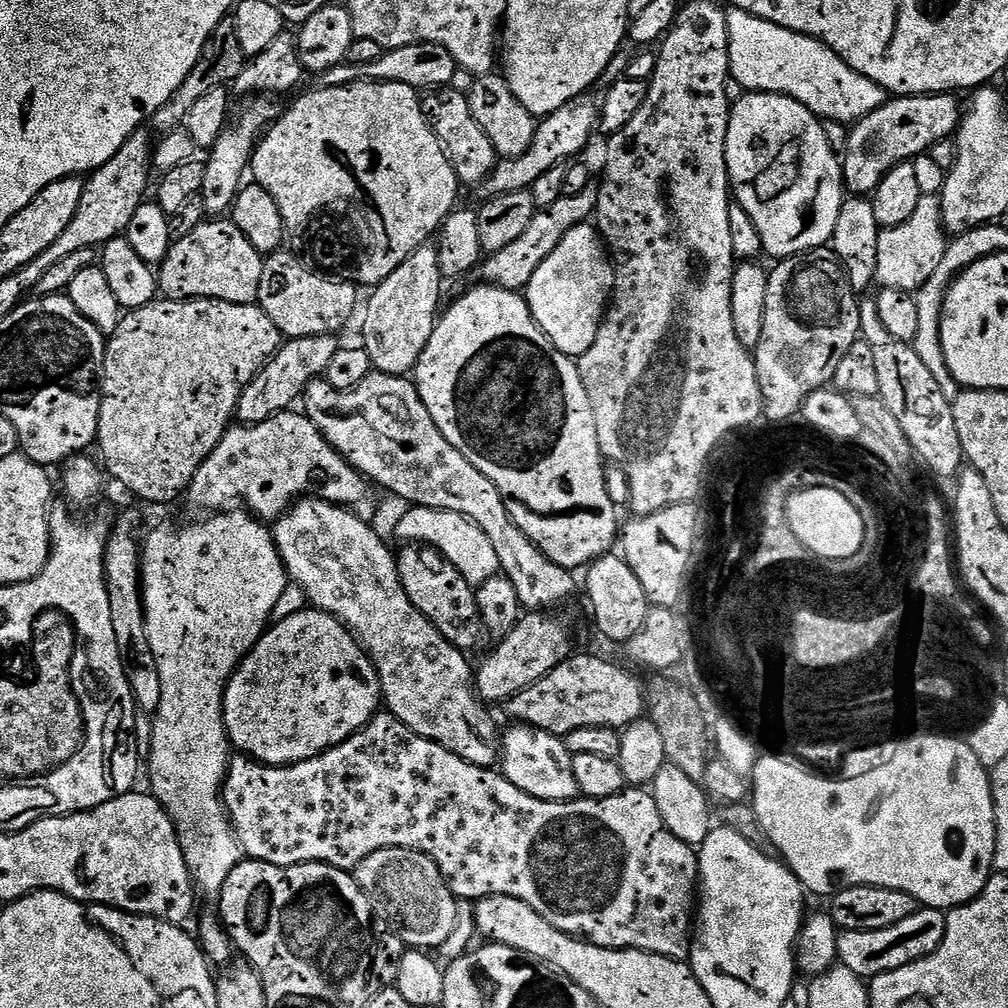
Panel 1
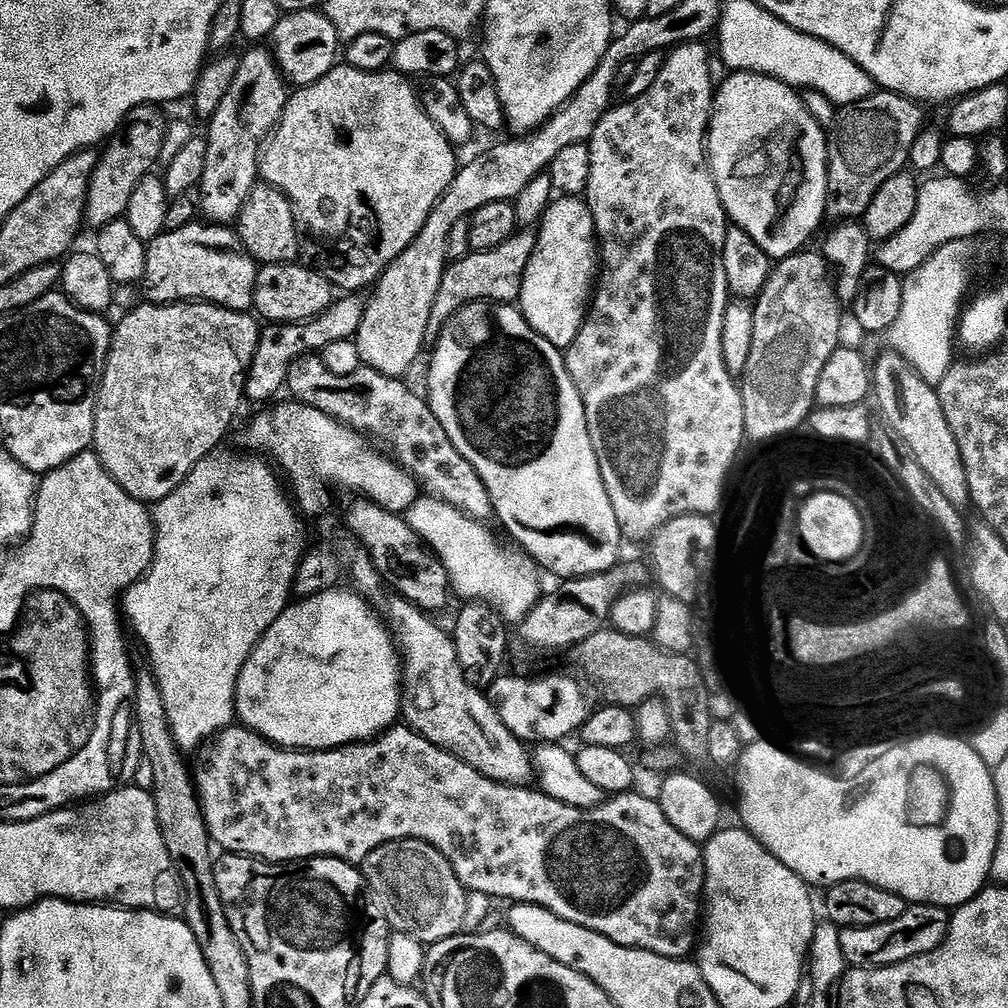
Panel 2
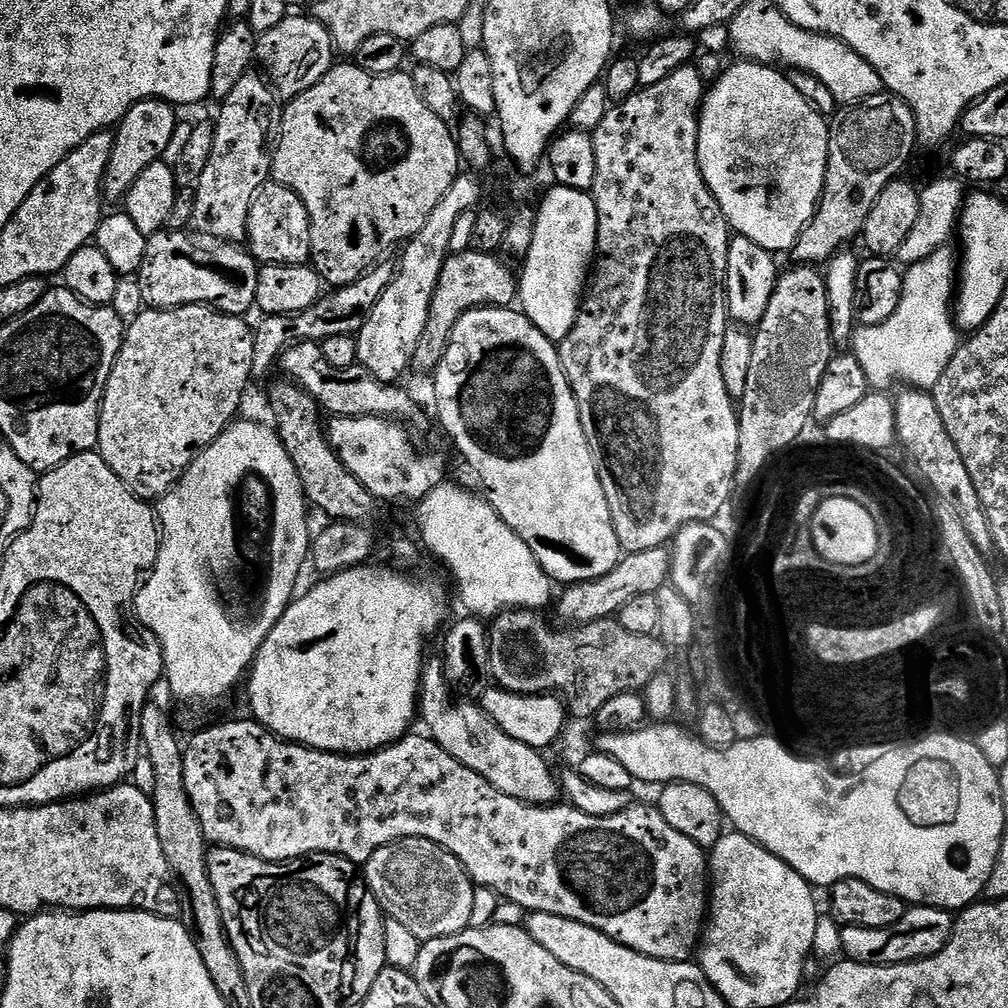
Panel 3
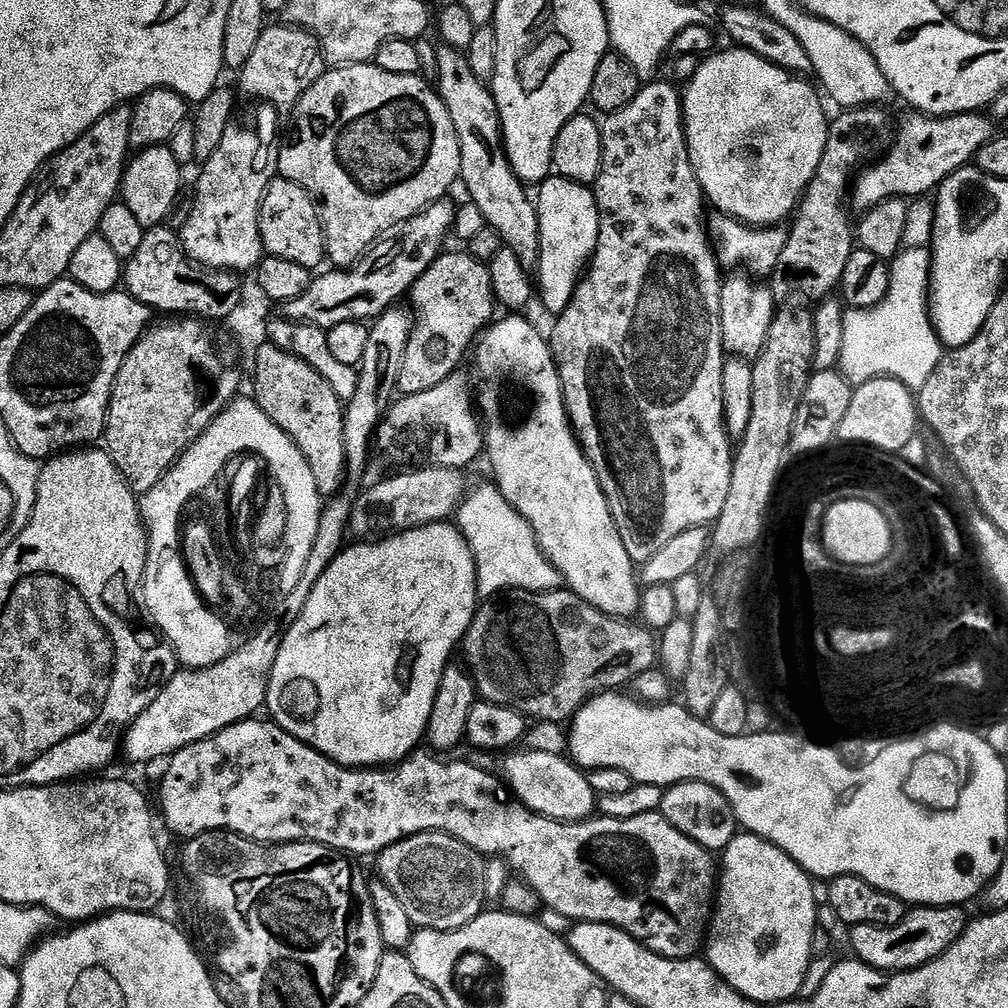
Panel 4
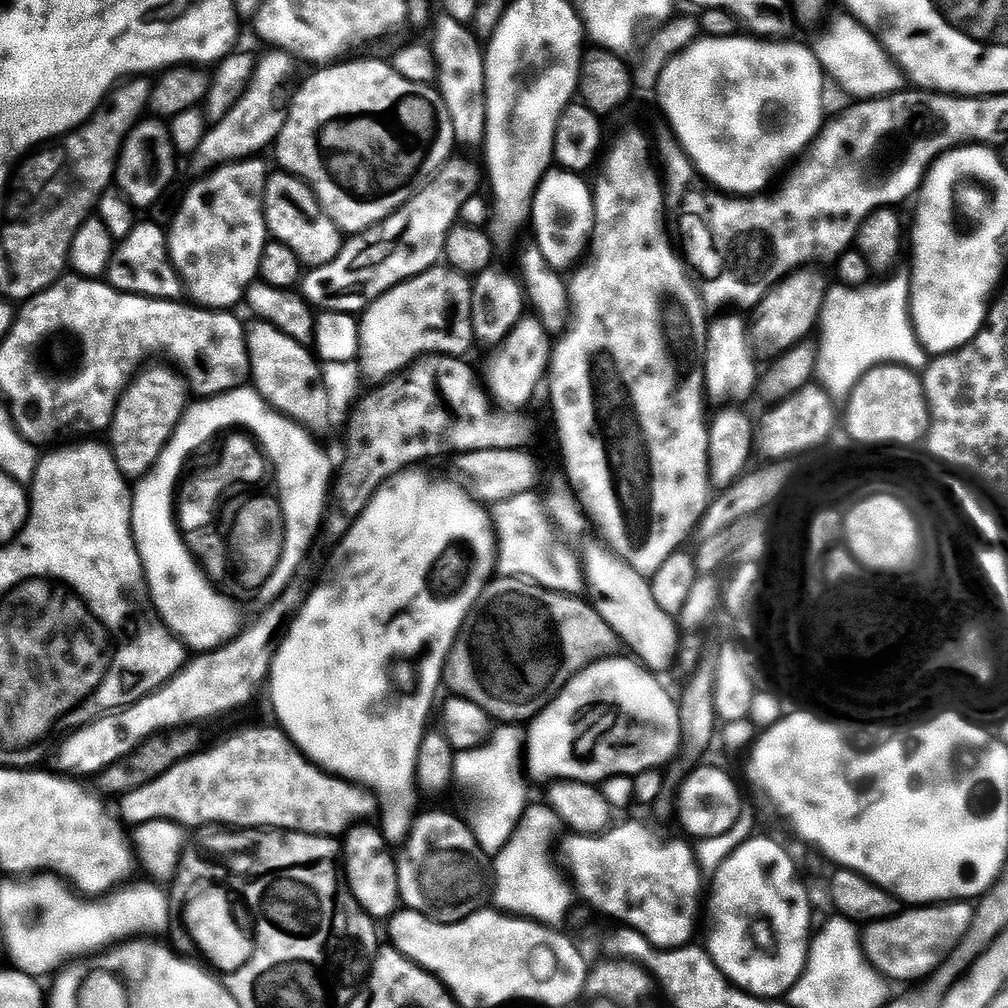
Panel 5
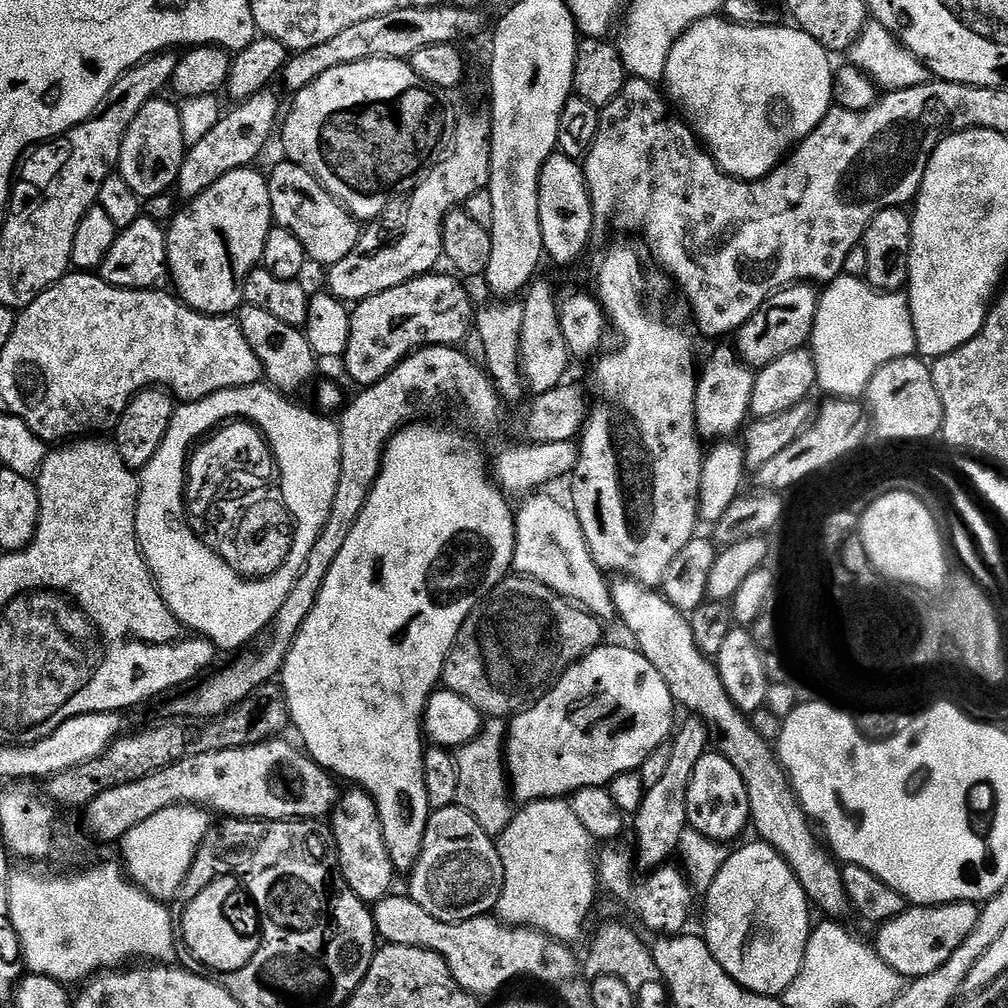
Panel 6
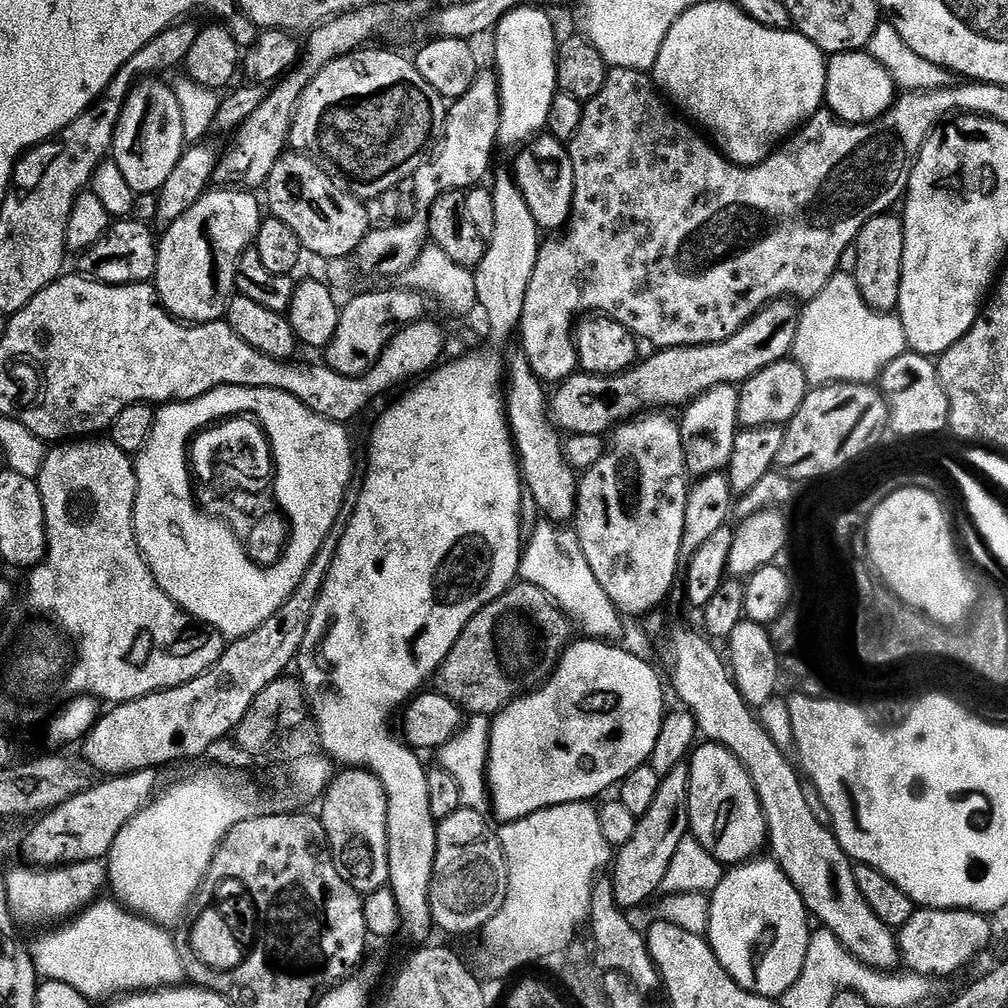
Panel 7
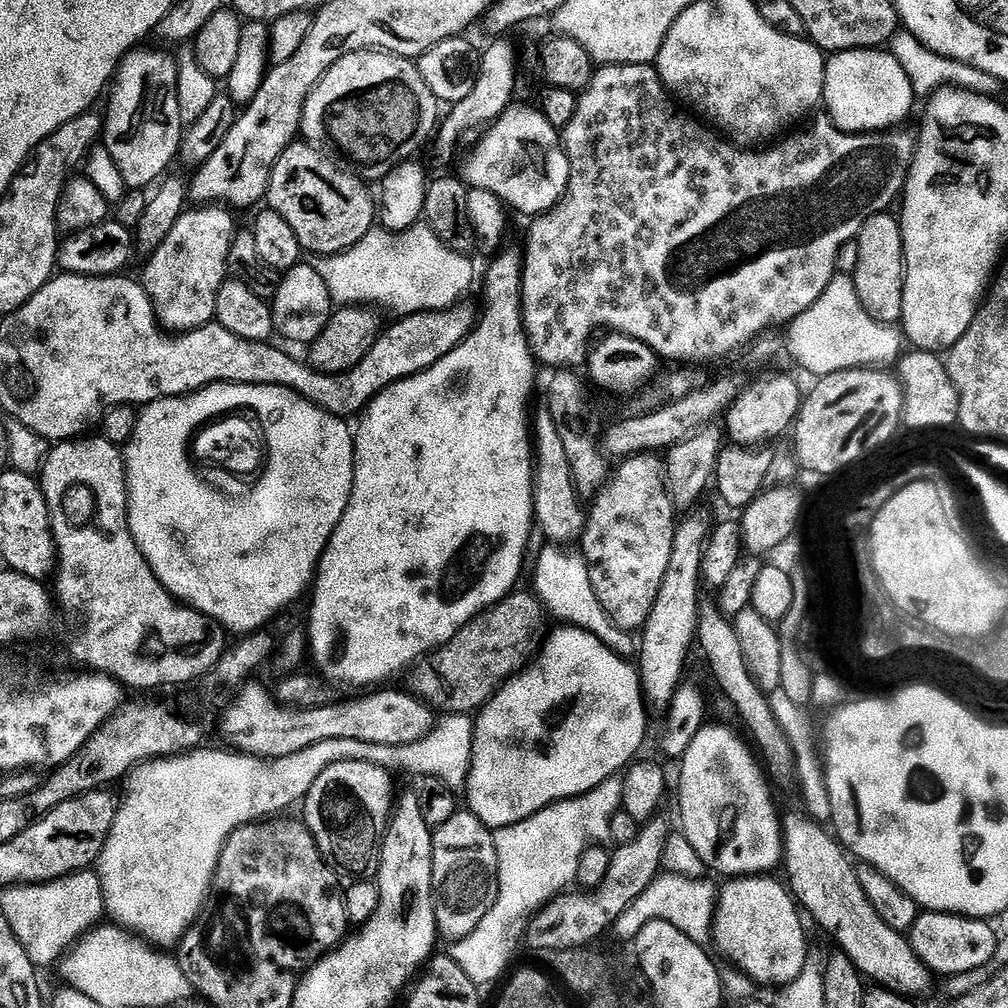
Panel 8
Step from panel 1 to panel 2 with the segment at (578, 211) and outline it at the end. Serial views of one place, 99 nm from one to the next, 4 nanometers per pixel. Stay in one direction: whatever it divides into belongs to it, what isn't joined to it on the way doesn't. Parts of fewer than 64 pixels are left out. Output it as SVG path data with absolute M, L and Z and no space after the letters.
M524 226L509 240L502 242L502 246L485 252L472 252L455 266L445 268L444 277L438 286L438 298L434 298L434 310L430 310L426 341L439 340L444 327L470 304L477 302L512 304L519 301L524 275L528 270L528 263L536 253L537 241L537 233L531 227Z

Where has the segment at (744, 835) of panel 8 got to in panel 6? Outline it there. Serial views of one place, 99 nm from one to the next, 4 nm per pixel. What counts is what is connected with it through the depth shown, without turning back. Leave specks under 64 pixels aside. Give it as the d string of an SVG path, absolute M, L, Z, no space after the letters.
M712 750L703 755L688 786L688 823L692 829L701 832L708 840L736 840L743 834L744 827L749 827L751 814L748 791L738 770L734 770L732 763L719 751Z

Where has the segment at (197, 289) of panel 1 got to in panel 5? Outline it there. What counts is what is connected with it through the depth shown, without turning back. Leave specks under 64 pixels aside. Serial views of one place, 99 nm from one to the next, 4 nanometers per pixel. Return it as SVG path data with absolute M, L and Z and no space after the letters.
M144 222L137 223L126 239L115 245L106 280L118 292L149 296L151 300L180 300L186 292L184 281L176 273L168 253L167 231L156 224Z

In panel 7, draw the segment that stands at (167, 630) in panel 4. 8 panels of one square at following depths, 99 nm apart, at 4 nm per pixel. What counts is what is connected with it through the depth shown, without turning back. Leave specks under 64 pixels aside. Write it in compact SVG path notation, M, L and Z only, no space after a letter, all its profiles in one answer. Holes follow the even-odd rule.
M215 388L196 400L169 402L157 407L150 438L134 460L134 530L136 545L140 547L140 553L144 555L148 569L154 574L160 589L193 621L212 628L229 641L258 630L258 626L262 626L262 622L274 615L305 583L307 576L304 575L308 567L315 562L320 547L327 542L344 508L344 495L352 480L352 440L348 437L348 431L345 425L335 424L314 414L314 410L302 406L298 398L273 388ZM241 408L260 412L260 416L264 416L264 424L268 424L268 432L272 432L272 440L276 440L276 456L280 456L280 480L284 480L284 488L279 488L277 496L284 508L292 512L292 520L296 520L296 536L292 536L292 548L288 548L284 564L269 572L257 572L256 568L252 568L244 556L240 556L236 549L237 541L233 540L229 532L224 532L224 528L209 520L203 520L196 513L196 508L192 508L192 500L188 500L188 480L184 480L184 440L188 440L188 432L192 432L192 428L199 428L200 424L212 417L236 412Z

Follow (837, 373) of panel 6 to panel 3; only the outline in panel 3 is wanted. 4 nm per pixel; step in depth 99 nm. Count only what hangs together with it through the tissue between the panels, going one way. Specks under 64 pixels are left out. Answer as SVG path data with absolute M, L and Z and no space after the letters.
M945 246L936 249L929 257L911 265L904 272L902 302L898 302L898 310L894 310L894 314L890 314L886 322L878 326L857 327L850 348L858 362L862 362L862 370L866 370L866 378L873 389L888 390L895 380L905 380L905 385L913 388L932 390L935 389L938 378L942 378L946 366L950 366L950 358L954 358L958 347L958 325L954 319L954 293L958 288L958 252L953 248Z

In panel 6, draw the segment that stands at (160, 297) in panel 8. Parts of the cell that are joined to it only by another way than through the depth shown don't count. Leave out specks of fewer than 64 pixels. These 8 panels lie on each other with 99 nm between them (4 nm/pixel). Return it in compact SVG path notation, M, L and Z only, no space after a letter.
M252 166L239 168L222 178L218 178L218 182L214 182L214 186L210 186L205 192L198 194L198 198L194 198L187 206L184 206L184 209L173 218L172 225L167 225L166 239L168 242L168 271L170 273L170 280L171 283L176 283L176 289L174 289L175 295L183 303L187 304L188 307L193 308L195 312L201 312L206 316L228 316L229 314L235 313L245 303L243 294L244 280L263 261L266 234L270 234L270 230L274 226L272 207L270 206L268 176L265 173L255 172L256 170Z

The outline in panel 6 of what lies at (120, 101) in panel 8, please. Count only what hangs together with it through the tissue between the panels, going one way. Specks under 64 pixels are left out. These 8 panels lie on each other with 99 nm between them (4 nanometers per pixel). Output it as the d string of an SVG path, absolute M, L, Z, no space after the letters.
M164 99L146 102L146 106L138 110L138 118L130 122L130 130L126 130L126 138L122 142L118 175L144 202L162 195L167 188L171 189L175 185L186 151L179 107Z

